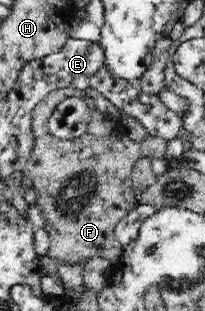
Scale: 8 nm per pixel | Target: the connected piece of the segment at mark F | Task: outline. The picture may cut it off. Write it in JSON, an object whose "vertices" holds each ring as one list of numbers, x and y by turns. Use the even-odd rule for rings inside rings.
{"vertices":[[72,87,57,88,37,103,32,113,32,131,34,147,23,167,23,177,25,185,35,190,35,204,44,213,43,229,49,236,48,257,58,263,83,265,93,257,101,257,115,265,124,253,124,246,114,232,116,225,139,204,131,182,133,164,140,157,164,158,167,141,150,135,135,142,119,122,103,117,84,90],[67,97,83,98,91,115,85,133,68,140,48,133,55,107]]}

